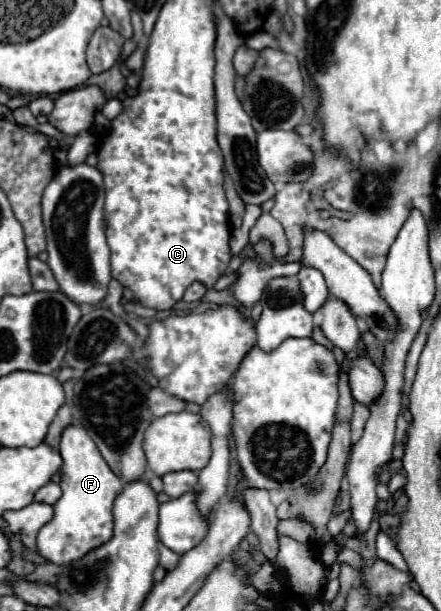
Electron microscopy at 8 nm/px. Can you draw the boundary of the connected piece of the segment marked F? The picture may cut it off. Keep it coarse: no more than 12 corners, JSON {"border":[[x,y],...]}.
{"border":[[65,428],[61,498],[37,554],[69,564],[113,536],[123,480]]}

